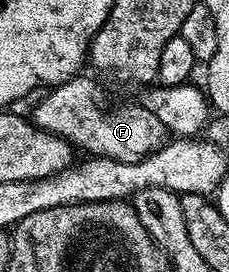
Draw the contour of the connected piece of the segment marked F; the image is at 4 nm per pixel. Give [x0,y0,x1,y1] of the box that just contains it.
[32,77,163,163]

